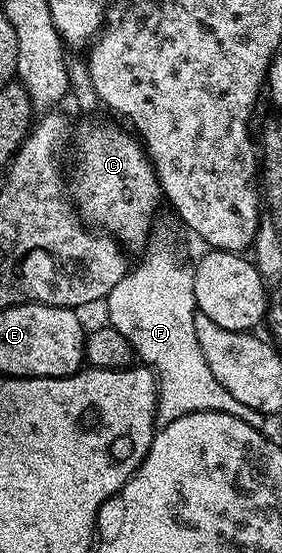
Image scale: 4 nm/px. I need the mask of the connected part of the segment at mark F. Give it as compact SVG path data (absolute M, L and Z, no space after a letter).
M160 209L151 223L150 236L143 249L146 257L137 268L132 267L125 278L113 286L105 301L106 323L125 334L136 357L154 372L159 382L159 397L155 403L155 422L159 426L177 422L177 418L185 418L185 414L194 412L224 412L233 418L244 418L249 412L242 402L237 402L237 398L229 394L229 390L225 390L225 386L221 386L221 382L217 382L217 378L213 378L213 370L209 370L209 362L205 362L205 354L201 354L201 346L197 343L197 330L193 330L197 311L196 294L193 291L195 269L180 258L177 250L177 242L185 237L184 232L183 221L172 209Z

